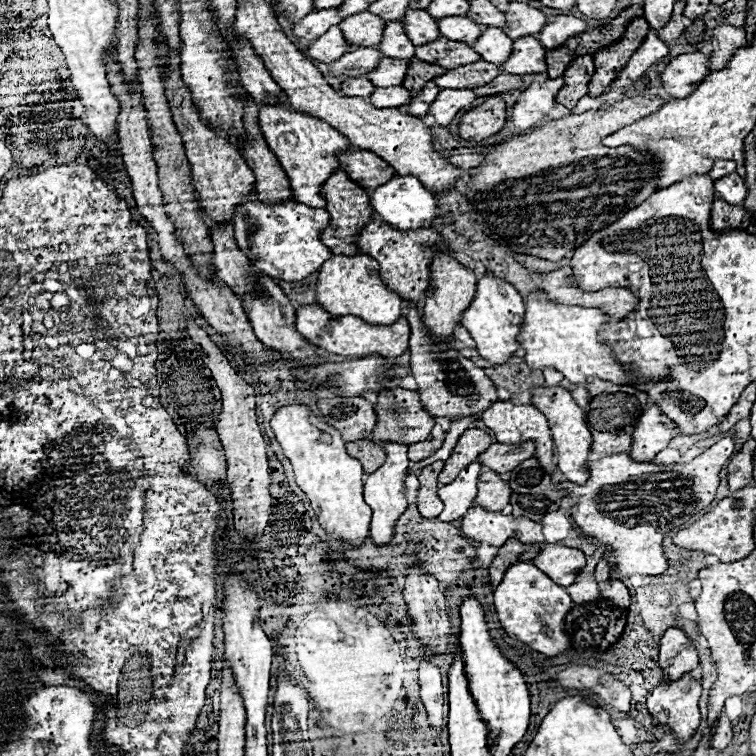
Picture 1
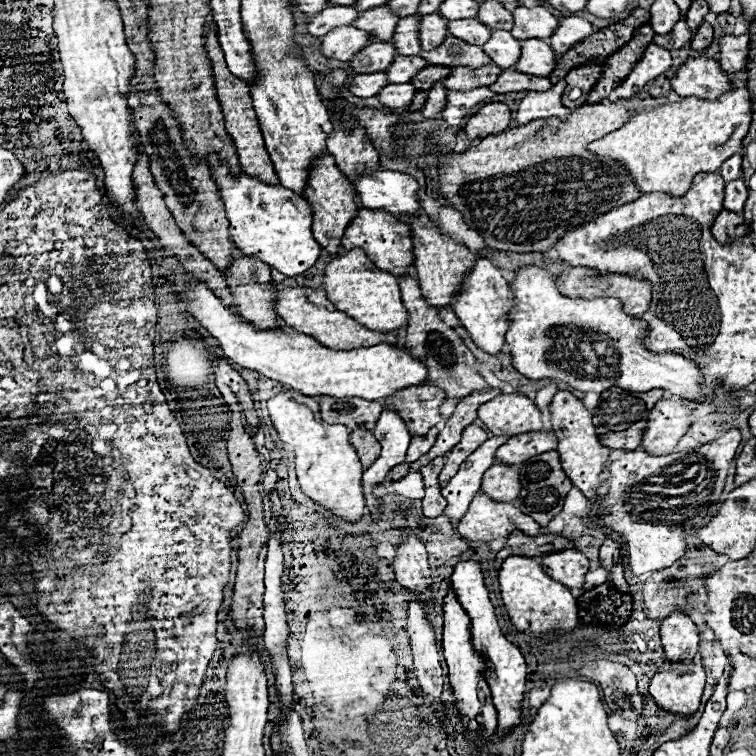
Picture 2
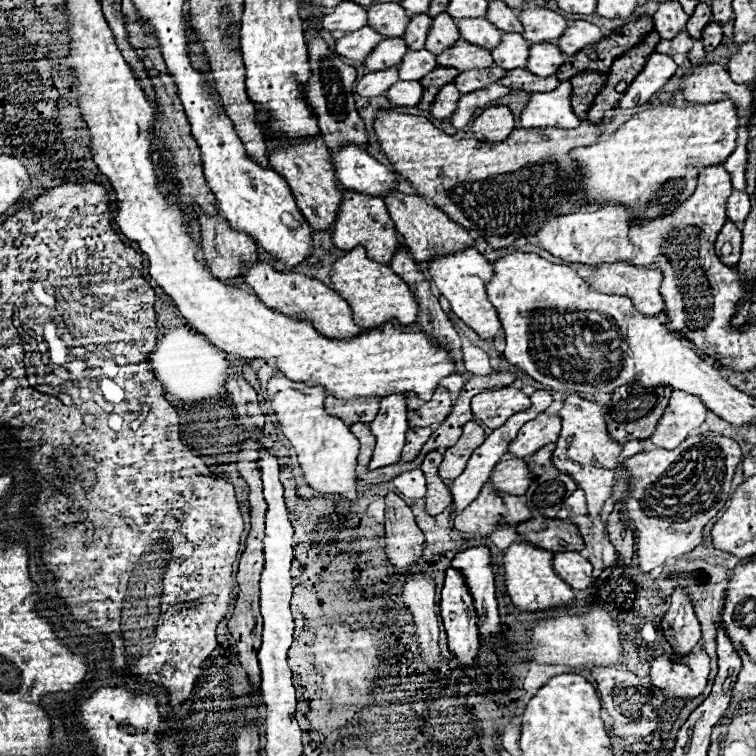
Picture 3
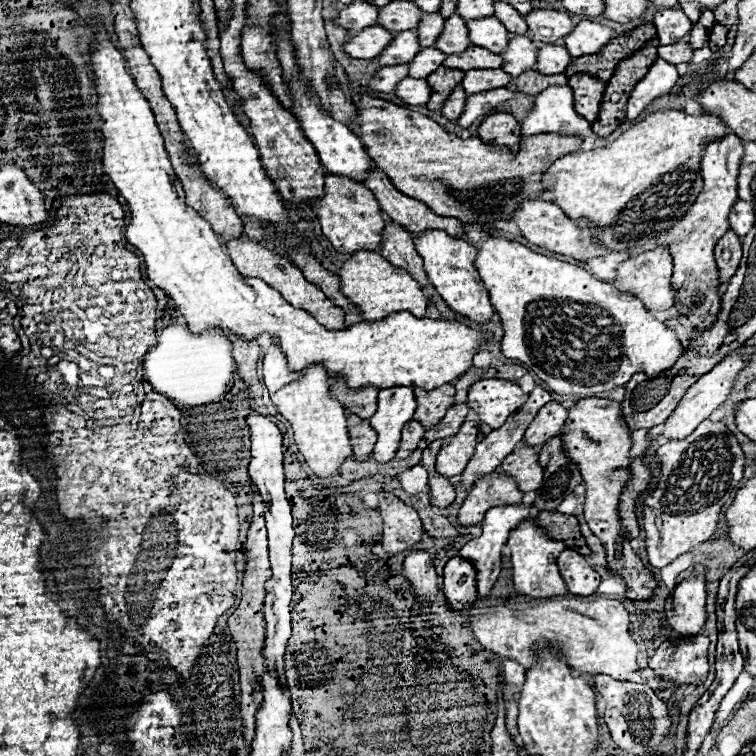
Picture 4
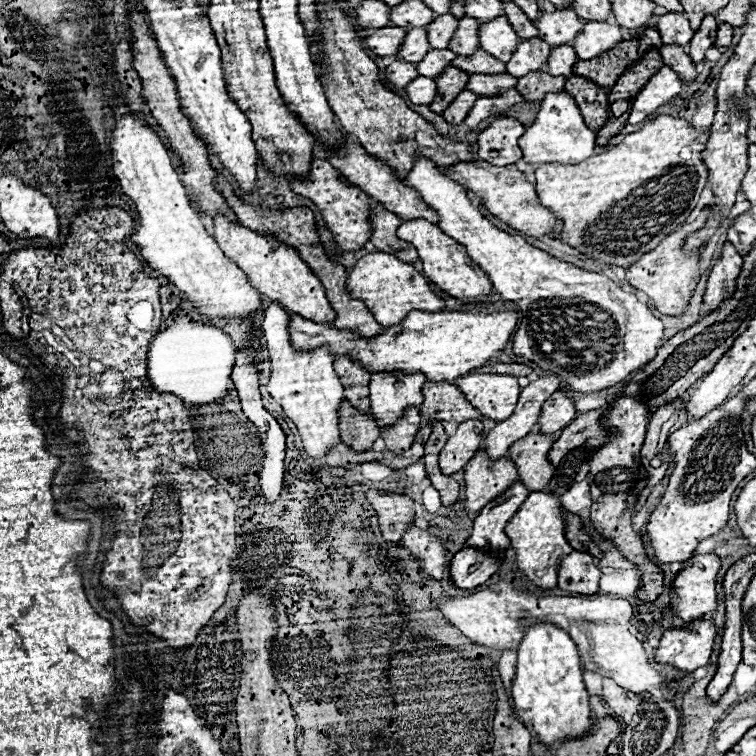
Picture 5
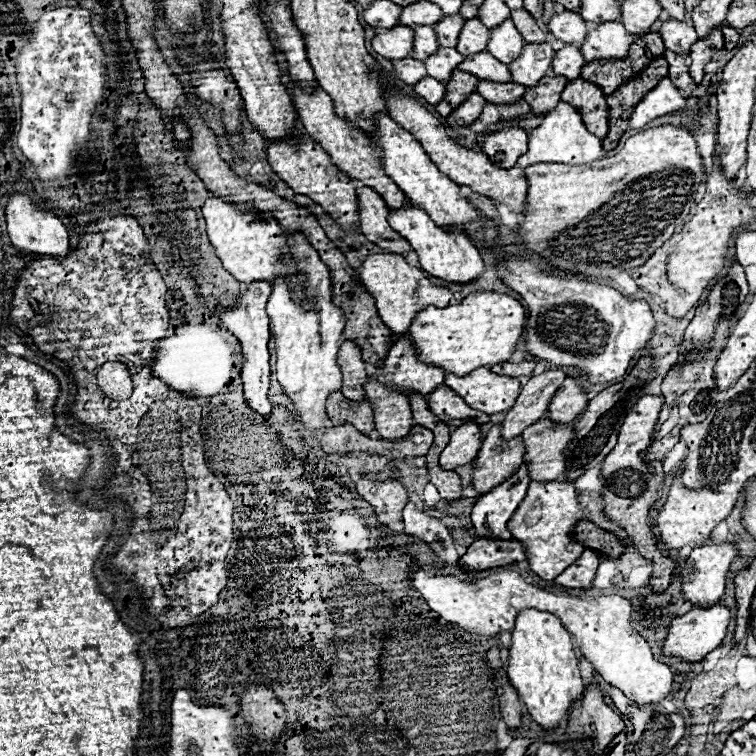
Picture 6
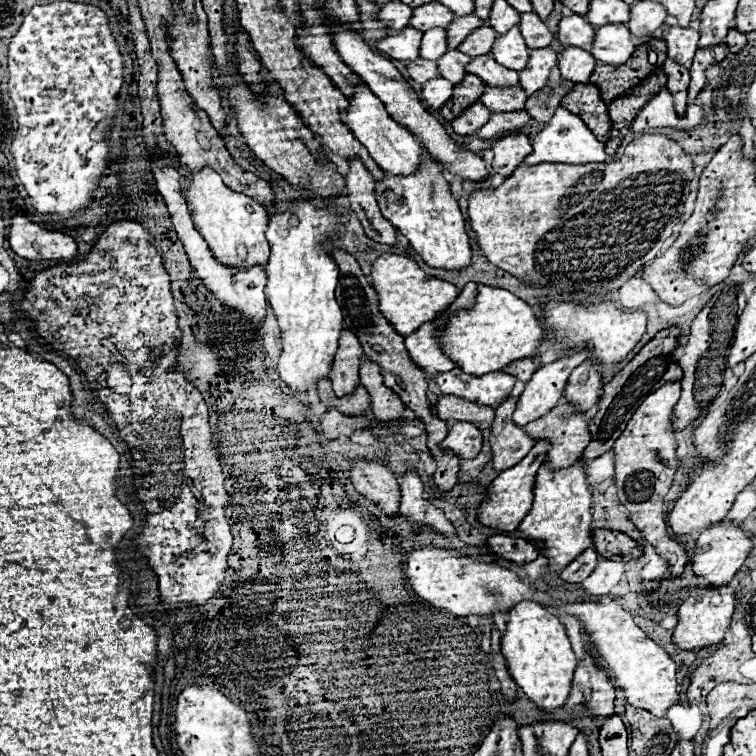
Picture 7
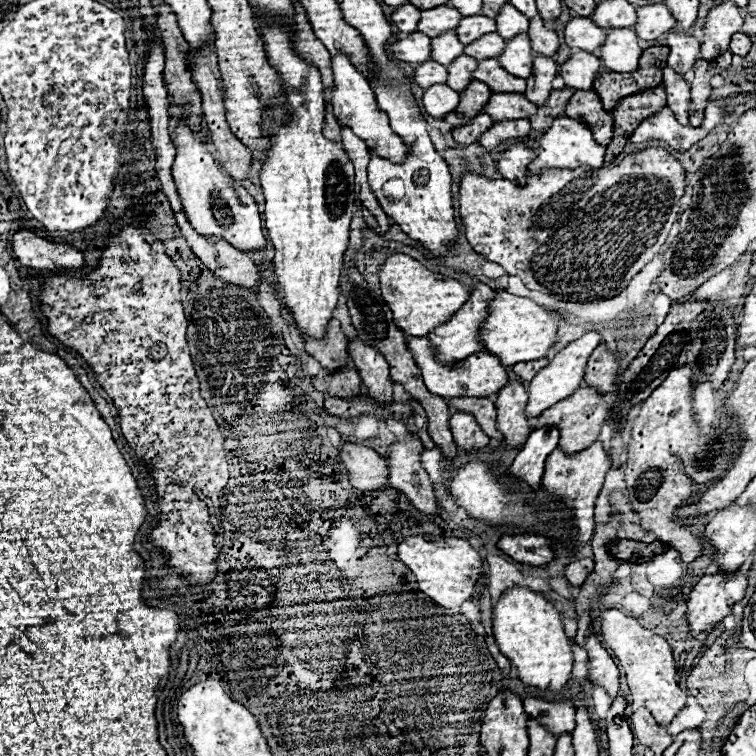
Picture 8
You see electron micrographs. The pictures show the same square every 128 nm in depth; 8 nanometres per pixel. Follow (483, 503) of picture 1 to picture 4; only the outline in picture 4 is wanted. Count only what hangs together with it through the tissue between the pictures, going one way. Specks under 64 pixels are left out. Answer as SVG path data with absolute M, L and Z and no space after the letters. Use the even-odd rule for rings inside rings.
M520 444L512 454L504 458L504 462L500 464L500 472L508 472L508 476L514 476L522 492L540 488L544 478L544 470L538 466L536 448L528 448L524 444Z

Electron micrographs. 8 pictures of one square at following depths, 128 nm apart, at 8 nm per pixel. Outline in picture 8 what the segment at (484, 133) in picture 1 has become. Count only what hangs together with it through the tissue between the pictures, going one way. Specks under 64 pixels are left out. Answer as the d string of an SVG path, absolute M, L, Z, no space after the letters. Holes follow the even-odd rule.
M512 144L498 160L498 172L516 184L524 184L526 166L536 158L536 152L526 144Z

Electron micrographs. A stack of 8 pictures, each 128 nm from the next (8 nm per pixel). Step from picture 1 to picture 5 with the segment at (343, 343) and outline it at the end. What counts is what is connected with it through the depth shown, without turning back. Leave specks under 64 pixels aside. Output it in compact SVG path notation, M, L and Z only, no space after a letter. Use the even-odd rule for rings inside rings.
M216 216L214 218L214 238L218 242L218 246L222 248L222 252L238 264L238 268L250 278L250 282L270 300L278 300L280 304L284 304L286 308L290 308L292 312L308 318L308 320L316 320L316 322L334 322L336 312L332 310L326 292L320 284L320 280L310 272L310 268L300 260L298 252L282 242L278 242L276 238L270 236L260 236L258 232L244 228L240 224L232 224L228 222L224 216Z

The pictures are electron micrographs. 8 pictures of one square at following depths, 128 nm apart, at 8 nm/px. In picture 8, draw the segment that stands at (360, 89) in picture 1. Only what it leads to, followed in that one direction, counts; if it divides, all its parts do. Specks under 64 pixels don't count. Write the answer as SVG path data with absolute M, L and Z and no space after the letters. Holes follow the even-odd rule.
M428 60L420 66L416 66L414 70L414 82L420 86L420 88L430 88L432 84L442 84L446 82L446 66L442 64L436 64L434 60Z

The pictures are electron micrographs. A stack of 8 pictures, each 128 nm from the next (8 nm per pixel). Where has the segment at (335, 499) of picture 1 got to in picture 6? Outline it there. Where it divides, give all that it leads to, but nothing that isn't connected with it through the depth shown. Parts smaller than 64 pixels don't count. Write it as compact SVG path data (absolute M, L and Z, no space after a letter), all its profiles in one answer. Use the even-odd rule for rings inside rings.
M300 232L286 234L286 240L298 270L308 278L306 292L314 300L316 308L306 312L300 304L292 302L290 290L282 280L276 280L272 284L272 294L266 312L270 318L270 332L274 334L276 340L276 378L282 386L282 392L296 406L302 426L320 438L324 428L328 426L326 408L324 408L326 398L340 388L340 380L342 380L342 372L336 364L336 354L344 330L344 314L340 308L332 304L330 272L322 264L318 252L306 242L304 234Z

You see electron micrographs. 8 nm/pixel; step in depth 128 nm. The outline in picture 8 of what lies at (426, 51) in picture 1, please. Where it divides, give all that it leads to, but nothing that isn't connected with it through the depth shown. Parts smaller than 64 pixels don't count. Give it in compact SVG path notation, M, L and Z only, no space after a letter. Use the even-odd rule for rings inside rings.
M488 58L478 62L476 72L472 72L474 80L480 80L490 86L492 92L524 92L526 90L526 80L520 80L500 66L496 58Z

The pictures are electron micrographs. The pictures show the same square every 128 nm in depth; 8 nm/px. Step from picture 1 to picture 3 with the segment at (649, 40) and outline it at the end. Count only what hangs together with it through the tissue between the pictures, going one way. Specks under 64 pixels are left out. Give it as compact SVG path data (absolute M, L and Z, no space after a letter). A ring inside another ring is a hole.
M652 52L648 56L648 62L644 70L632 80L628 90L620 98L620 108L634 108L644 102L648 102L676 72L676 64L670 56L664 56L660 52Z

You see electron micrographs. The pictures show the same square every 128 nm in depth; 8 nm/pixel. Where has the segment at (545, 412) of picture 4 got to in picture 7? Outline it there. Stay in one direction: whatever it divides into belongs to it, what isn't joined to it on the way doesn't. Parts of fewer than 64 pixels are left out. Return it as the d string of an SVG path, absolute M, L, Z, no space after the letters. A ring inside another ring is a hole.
M584 360L584 364L572 370L572 376L564 388L564 400L572 404L576 412L590 410L600 400L602 386L598 366L592 360Z

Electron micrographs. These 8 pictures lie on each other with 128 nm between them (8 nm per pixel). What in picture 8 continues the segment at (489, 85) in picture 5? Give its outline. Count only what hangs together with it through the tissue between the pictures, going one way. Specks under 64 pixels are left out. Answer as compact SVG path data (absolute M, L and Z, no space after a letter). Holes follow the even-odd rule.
M492 92L488 104L484 106L484 112L490 114L494 120L516 120L516 118L528 118L536 112L536 104L532 104L524 94L508 94L508 92Z

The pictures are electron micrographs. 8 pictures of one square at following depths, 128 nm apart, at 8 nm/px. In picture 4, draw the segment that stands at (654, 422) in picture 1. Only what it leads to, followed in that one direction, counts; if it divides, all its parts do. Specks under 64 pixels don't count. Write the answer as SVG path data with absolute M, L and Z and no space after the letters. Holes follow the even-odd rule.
M734 354L724 358L720 364L716 364L712 368L712 372L704 374L696 384L692 384L692 388L688 388L688 392L682 396L680 404L676 406L676 410L670 414L670 418L664 422L664 432L660 434L662 440L682 440L684 436L690 436L690 432L694 432L694 428L704 422L706 418L710 418L710 414L728 398L732 384L736 382L736 376L742 370L742 356Z

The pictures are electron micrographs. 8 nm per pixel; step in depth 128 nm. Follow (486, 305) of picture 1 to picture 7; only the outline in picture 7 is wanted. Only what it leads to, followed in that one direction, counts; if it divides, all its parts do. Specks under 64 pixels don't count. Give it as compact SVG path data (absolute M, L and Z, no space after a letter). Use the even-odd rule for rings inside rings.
M424 154L420 170L406 178L384 174L384 180L376 182L376 200L384 218L388 218L392 226L408 238L410 246L430 268L464 270L472 264L470 236L466 232L466 222L460 214L458 202L444 180L440 164L428 154Z

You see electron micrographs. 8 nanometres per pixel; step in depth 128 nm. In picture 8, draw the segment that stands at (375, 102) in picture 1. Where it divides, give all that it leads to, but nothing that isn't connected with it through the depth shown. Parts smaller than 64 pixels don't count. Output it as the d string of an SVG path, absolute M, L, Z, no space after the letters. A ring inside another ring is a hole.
M432 84L424 92L422 102L424 102L424 110L428 112L428 116L444 118L448 112L456 110L456 104L460 102L460 94L448 88L446 84Z

